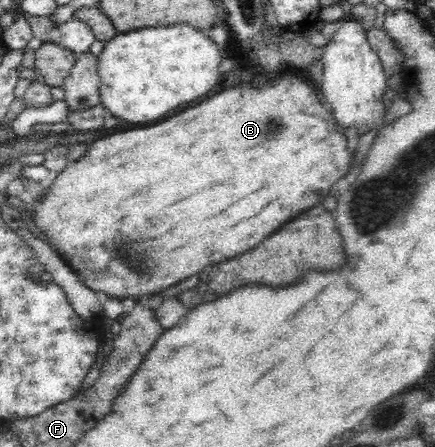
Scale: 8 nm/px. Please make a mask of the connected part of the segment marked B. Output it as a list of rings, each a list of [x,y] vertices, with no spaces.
[[[284,71],[284,73],[276,75],[274,79],[264,81],[262,85],[242,83],[242,85],[236,85],[236,87],[228,87],[228,89],[224,89],[224,91],[212,95],[210,99],[206,99],[206,101],[202,101],[202,103],[198,103],[198,105],[194,105],[194,107],[190,107],[190,109],[186,109],[186,111],[182,111],[182,113],[178,113],[178,115],[174,115],[174,117],[162,121],[162,123],[152,125],[152,127],[138,127],[138,129],[130,129],[130,131],[118,131],[118,133],[112,133],[112,135],[92,140],[92,143],[88,145],[86,155],[82,155],[82,157],[80,157],[78,161],[74,161],[74,163],[69,162],[69,164],[51,180],[51,184],[46,186],[46,193],[33,203],[33,211],[31,211],[32,218],[29,223],[32,223],[32,226],[35,225],[36,230],[38,229],[46,235],[48,245],[66,261],[66,265],[80,277],[80,281],[82,281],[86,287],[90,287],[90,289],[94,289],[94,291],[102,291],[102,293],[106,293],[110,298],[116,297],[116,300],[122,299],[123,301],[124,297],[133,297],[135,300],[145,301],[147,298],[153,296],[153,294],[160,294],[166,287],[180,283],[184,277],[192,277],[192,275],[200,273],[208,263],[220,263],[220,261],[226,261],[226,259],[230,259],[230,257],[234,257],[234,255],[240,255],[240,253],[252,249],[254,245],[258,245],[260,241],[264,241],[268,233],[276,231],[278,227],[282,227],[286,222],[297,218],[302,212],[309,210],[311,207],[317,206],[319,203],[322,205],[323,201],[320,197],[322,197],[322,195],[324,195],[324,197],[326,197],[326,195],[332,195],[330,187],[332,187],[340,177],[344,177],[344,175],[348,173],[350,165],[352,165],[352,151],[348,151],[348,135],[346,135],[346,129],[338,127],[338,123],[334,121],[332,111],[324,109],[324,105],[322,105],[322,101],[320,101],[320,89],[318,90],[314,87],[310,79],[302,77],[300,73]]]

